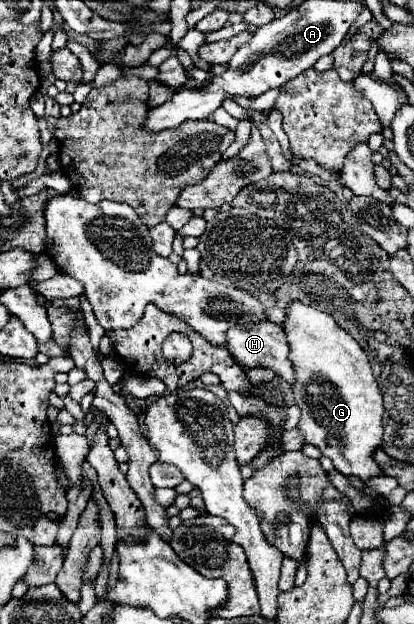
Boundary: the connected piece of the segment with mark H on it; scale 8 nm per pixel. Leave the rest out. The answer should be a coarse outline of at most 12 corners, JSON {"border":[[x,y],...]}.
{"border":[[238,323],[226,347],[244,367],[272,369],[294,383],[282,327]]}

